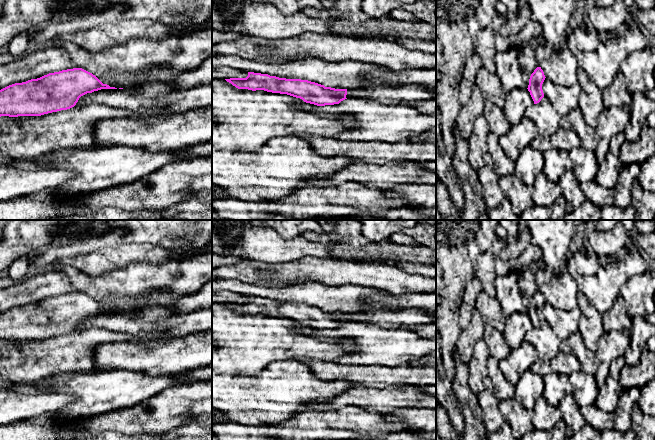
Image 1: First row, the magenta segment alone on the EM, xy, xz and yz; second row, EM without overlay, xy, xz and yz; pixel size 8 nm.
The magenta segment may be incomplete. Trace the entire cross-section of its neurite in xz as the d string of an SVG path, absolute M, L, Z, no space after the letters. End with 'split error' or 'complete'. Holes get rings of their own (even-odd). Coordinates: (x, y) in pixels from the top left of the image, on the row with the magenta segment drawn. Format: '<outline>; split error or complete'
M248 72L246 78L225 79L238 89L264 90L287 94L317 106L339 104L347 98L363 98L378 102L414 102L434 99L436 91L419 85L374 85L352 90L335 89L301 79L286 79L268 74Z; split error

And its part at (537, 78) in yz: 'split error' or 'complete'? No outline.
complete

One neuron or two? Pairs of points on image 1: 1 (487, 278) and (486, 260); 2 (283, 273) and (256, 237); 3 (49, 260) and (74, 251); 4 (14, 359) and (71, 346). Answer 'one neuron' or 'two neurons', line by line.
1: one neuron
2: two neurons
3: one neuron
4: one neuron

